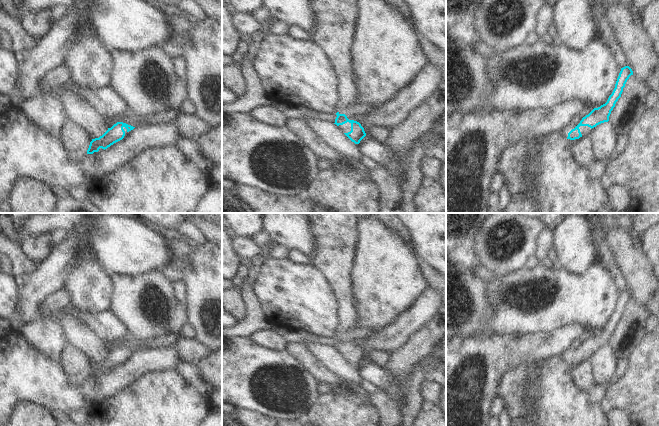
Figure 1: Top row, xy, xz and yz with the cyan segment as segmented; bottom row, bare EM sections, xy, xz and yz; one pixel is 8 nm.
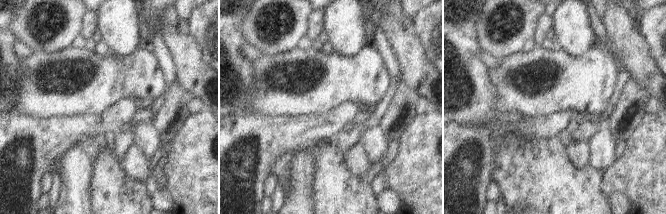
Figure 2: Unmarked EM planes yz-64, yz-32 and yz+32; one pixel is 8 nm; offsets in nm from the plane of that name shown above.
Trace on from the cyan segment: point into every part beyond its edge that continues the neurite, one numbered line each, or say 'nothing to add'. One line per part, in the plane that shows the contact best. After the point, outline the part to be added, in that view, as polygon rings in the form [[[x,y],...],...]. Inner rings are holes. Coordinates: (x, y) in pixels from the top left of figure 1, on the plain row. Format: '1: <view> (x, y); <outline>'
1: xz (346, 351); [[[347,346],[343,349],[338,350],[344,357],[348,357],[351,355],[351,347]]]

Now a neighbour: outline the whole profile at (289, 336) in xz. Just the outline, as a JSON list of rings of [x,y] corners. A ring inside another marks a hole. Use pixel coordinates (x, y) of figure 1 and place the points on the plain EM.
[[[273,326],[272,331],[281,336],[287,343],[296,342],[301,344],[303,341],[305,341],[335,347],[335,343],[337,341],[336,338],[322,338],[306,332],[292,332],[280,326]]]

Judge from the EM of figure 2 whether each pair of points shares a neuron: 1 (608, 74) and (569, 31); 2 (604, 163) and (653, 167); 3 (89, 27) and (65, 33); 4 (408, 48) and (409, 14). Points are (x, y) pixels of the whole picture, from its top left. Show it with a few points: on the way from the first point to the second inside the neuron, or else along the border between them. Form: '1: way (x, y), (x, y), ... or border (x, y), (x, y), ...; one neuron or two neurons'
1: border (597, 43), (578, 56), (573, 56), (563, 50); two neurons
2: border (617, 159), (604, 173); two neurons
3: border (90, 11), (84, 17), (84, 28), (81, 34); two neurons
4: border (401, 14), (409, 21); two neurons

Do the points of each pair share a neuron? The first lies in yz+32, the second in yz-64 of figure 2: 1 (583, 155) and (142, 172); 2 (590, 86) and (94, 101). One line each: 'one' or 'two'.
1: one
2: one

